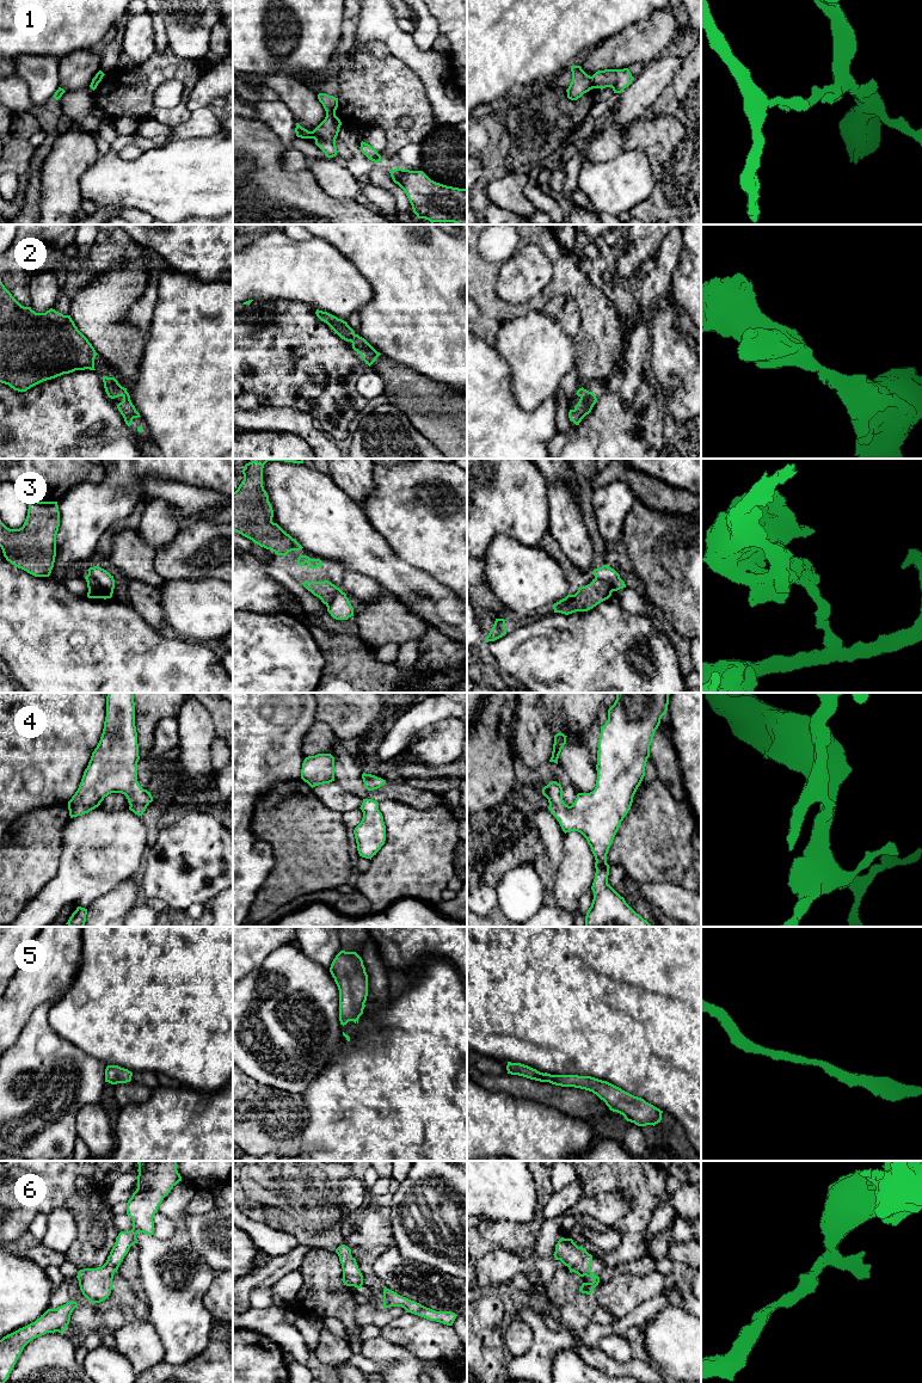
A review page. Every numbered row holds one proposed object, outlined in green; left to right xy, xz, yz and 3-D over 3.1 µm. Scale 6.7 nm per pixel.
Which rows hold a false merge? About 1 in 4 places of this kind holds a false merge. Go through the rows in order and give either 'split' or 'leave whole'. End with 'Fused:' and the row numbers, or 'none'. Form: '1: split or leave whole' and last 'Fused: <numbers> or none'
1: split
2: leave whole
3: split
4: leave whole
5: leave whole
6: leave whole
Fused: 1, 3

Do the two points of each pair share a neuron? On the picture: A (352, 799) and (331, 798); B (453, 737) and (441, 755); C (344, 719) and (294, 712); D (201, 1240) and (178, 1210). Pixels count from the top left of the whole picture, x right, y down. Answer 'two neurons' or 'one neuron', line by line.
A: one neuron
B: one neuron
C: two neurons
D: one neuron

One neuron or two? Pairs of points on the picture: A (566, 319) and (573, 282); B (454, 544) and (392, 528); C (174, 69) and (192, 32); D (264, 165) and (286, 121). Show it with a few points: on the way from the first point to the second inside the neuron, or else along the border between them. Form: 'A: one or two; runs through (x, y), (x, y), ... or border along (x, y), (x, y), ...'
A: two; border along (546, 301), (567, 295), (578, 308), (581, 323)
B: one; runs through (438, 528), (407, 528)
C: two; border along (168, 45), (178, 56), (204, 65)
D: two; border along (256, 118), (262, 121), (283, 145), (282, 164)

